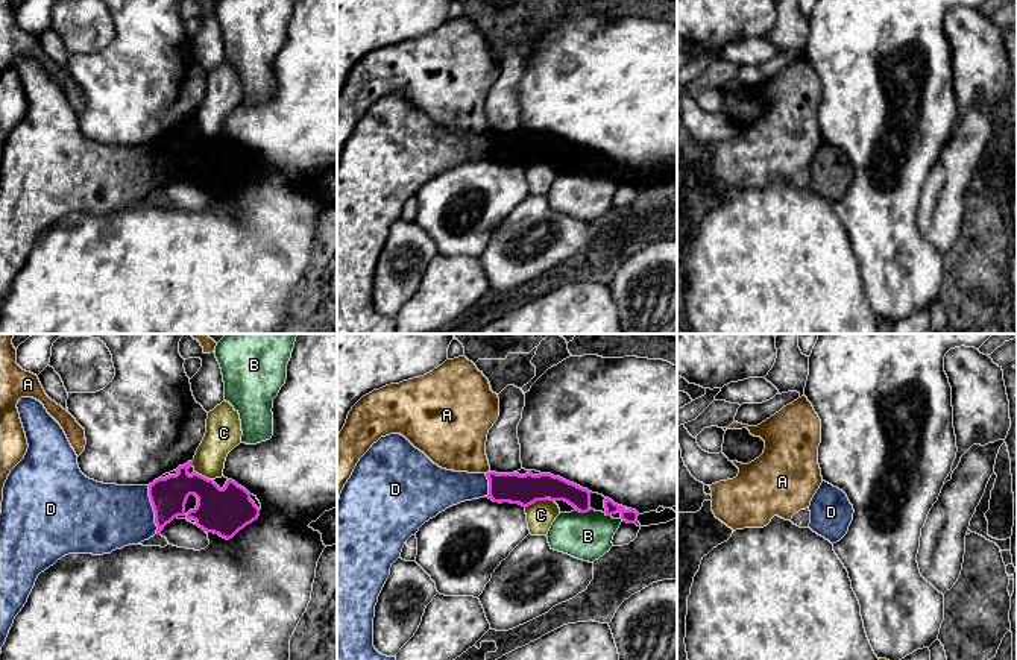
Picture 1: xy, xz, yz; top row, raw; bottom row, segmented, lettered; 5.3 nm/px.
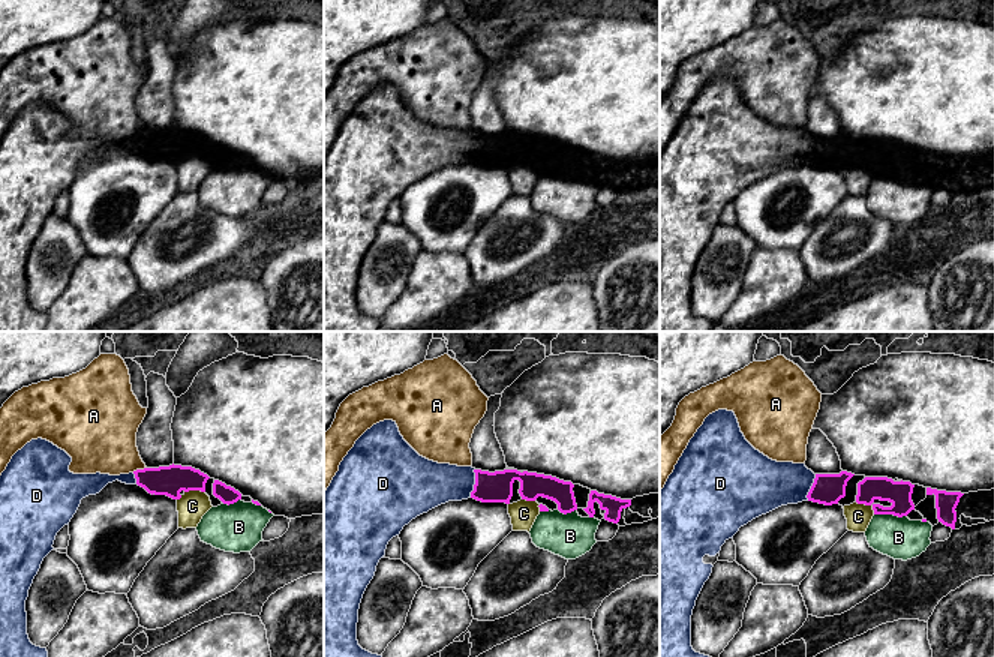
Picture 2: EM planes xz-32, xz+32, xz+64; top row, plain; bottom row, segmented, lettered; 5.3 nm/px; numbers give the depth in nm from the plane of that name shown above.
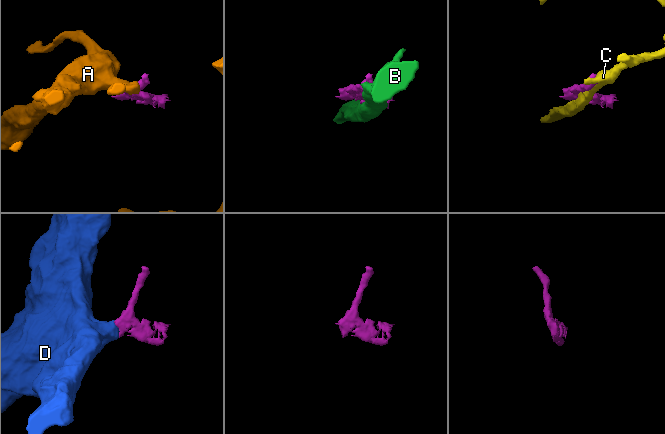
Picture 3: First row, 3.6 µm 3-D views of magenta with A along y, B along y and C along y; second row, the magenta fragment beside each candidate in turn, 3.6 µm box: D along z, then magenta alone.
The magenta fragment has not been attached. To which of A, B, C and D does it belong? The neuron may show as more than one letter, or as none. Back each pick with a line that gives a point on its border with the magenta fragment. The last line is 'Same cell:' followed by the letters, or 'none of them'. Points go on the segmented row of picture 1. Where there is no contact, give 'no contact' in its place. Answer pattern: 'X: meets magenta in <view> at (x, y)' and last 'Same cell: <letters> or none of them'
D: meets magenta in xy at (154, 510)
Same cell: D

